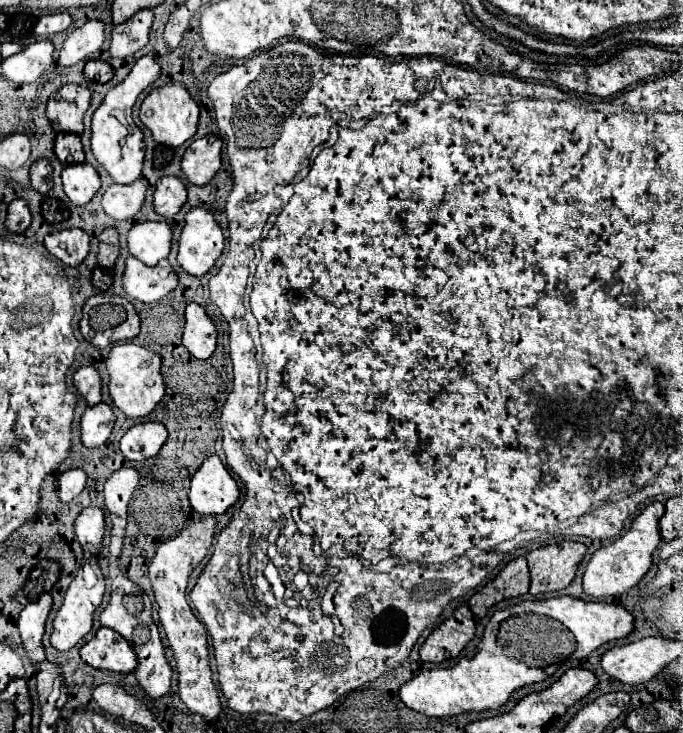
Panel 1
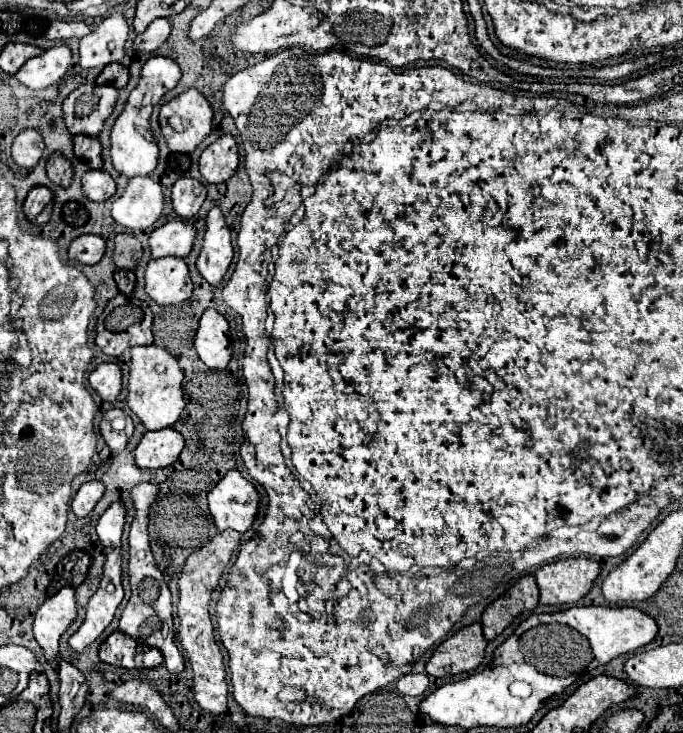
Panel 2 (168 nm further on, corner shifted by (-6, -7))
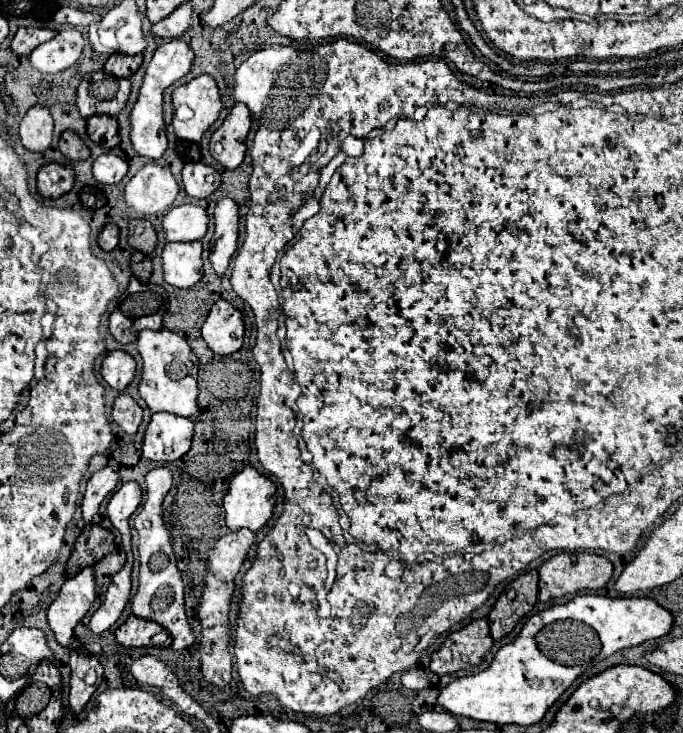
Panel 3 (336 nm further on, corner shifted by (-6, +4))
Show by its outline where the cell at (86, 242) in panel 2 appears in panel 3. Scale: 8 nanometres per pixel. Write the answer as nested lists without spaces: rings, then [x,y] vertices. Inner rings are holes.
[[[107,224],[99,236],[97,236],[97,244],[103,248],[103,250],[113,250],[119,242],[119,228],[115,224]]]

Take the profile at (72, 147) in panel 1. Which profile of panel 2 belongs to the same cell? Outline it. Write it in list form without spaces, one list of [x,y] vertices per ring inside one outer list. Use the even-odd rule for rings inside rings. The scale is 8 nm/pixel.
[[[77,135],[73,139],[75,143],[75,155],[83,161],[87,161],[87,165],[91,169],[101,169],[103,161],[101,161],[101,143],[99,137],[89,137],[89,135]]]

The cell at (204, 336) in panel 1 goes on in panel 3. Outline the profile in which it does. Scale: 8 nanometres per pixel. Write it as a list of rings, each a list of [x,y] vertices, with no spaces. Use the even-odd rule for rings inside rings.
[[[217,300],[211,310],[207,320],[203,322],[201,336],[205,344],[219,356],[229,356],[237,352],[243,346],[243,320],[241,312],[235,310],[229,302]]]

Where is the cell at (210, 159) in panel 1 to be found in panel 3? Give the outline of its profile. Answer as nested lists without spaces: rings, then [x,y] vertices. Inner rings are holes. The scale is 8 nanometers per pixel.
[[[235,104],[225,122],[211,136],[211,156],[223,168],[237,168],[245,158],[245,138],[251,128],[251,114],[247,106]]]

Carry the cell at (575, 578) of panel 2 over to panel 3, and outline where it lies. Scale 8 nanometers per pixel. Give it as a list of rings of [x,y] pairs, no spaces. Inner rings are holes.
[[[561,552],[549,558],[539,566],[539,600],[547,602],[557,596],[565,594],[575,594],[579,590],[599,590],[607,584],[607,580],[613,574],[613,566],[607,558],[597,556],[597,554],[587,554],[587,552]]]

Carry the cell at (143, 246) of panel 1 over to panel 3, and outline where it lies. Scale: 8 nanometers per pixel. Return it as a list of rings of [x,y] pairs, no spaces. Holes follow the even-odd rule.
[[[183,204],[171,208],[163,216],[163,232],[167,242],[193,242],[201,240],[207,232],[207,212],[197,204]]]

